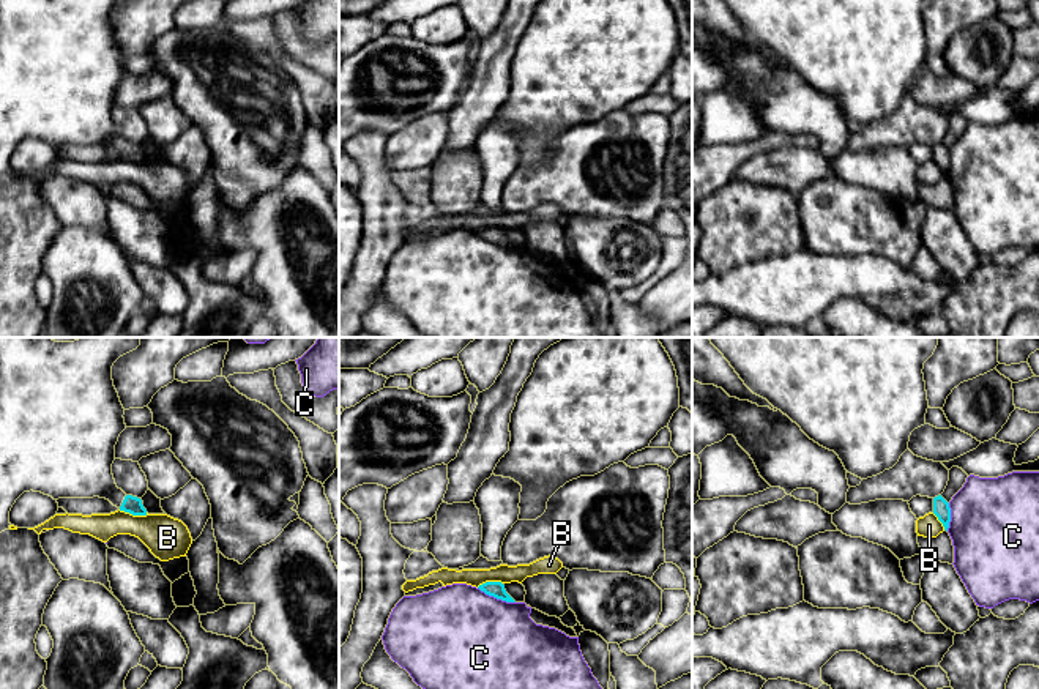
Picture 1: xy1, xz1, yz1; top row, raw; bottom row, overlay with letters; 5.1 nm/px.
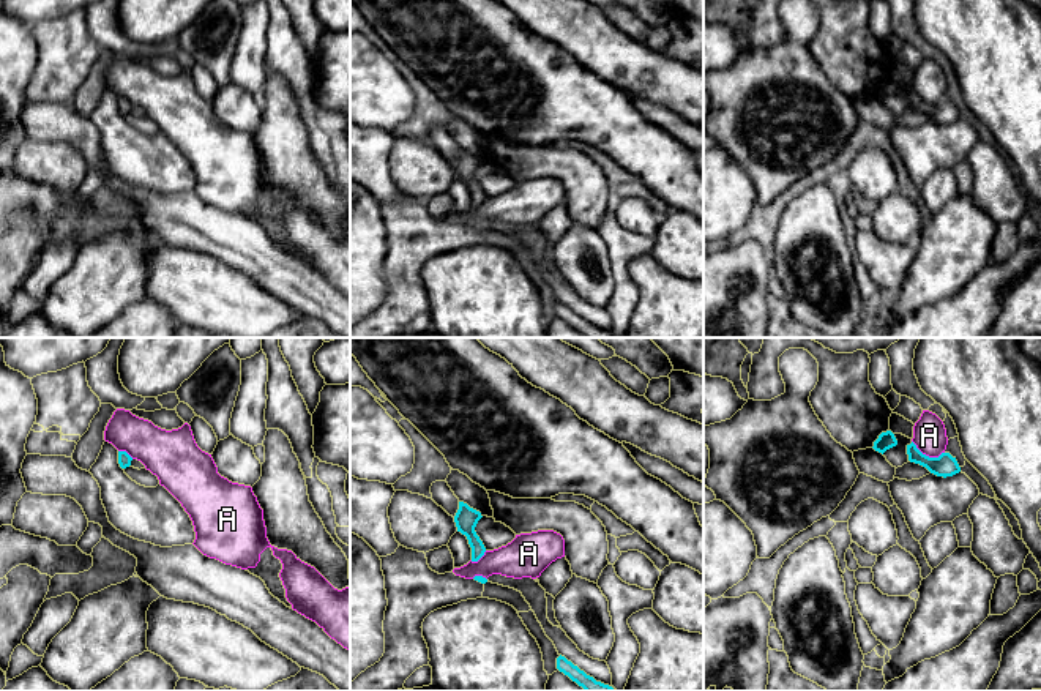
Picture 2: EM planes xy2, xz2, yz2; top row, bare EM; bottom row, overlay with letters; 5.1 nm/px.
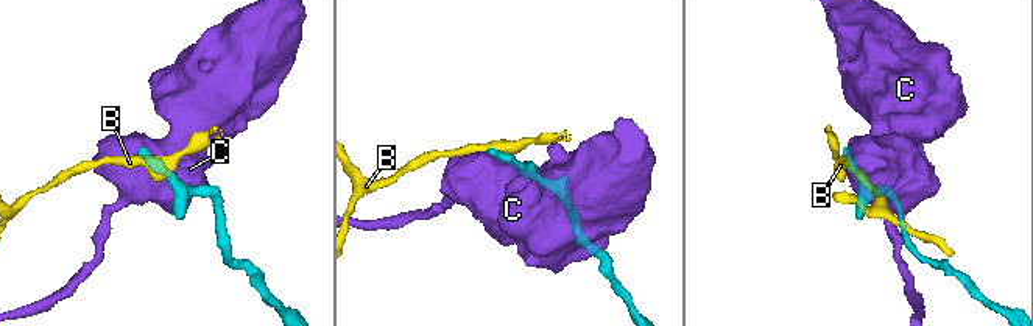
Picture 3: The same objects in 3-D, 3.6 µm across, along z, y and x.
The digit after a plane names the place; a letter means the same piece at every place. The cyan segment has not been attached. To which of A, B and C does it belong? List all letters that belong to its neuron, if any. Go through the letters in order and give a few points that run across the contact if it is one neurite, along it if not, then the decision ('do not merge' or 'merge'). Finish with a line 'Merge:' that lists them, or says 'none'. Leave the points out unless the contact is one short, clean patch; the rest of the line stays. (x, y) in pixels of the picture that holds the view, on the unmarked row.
A: yz2 (912, 87), (929, 103), (943, 100) | do not merge
B: xy1 (119, 156), (147, 161) | do not merge
C: do not merge
Merge: none

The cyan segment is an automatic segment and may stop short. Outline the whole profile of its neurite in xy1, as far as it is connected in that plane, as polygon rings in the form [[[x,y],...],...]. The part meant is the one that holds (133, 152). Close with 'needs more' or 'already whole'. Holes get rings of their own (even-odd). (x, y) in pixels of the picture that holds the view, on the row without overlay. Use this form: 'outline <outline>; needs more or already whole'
outline [[[0,0],[0,180],[9,175],[9,158],[24,139],[41,139],[58,145],[106,145],[120,158],[132,162],[147,162],[142,147],[126,142],[117,134],[112,110],[115,107],[115,91],[120,80],[126,76],[125,55],[112,27],[114,9],[126,0]]]; needs more

